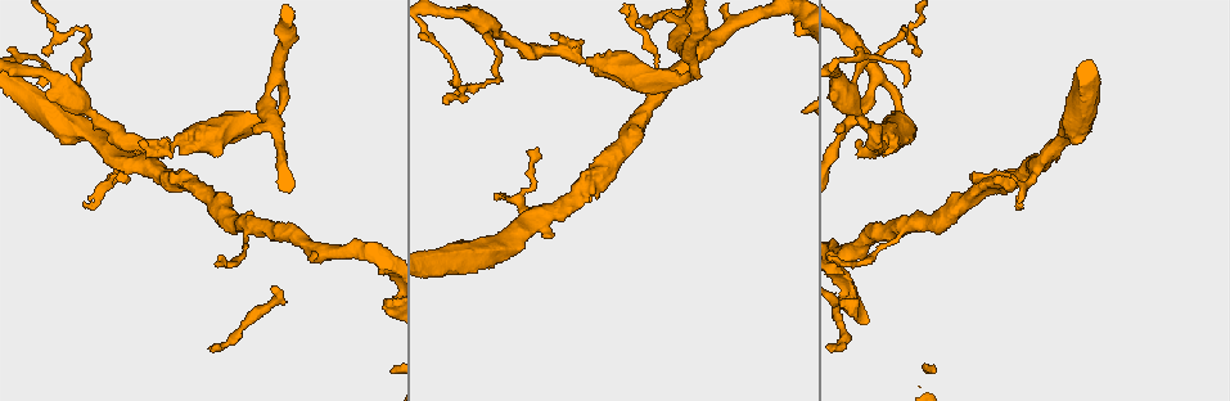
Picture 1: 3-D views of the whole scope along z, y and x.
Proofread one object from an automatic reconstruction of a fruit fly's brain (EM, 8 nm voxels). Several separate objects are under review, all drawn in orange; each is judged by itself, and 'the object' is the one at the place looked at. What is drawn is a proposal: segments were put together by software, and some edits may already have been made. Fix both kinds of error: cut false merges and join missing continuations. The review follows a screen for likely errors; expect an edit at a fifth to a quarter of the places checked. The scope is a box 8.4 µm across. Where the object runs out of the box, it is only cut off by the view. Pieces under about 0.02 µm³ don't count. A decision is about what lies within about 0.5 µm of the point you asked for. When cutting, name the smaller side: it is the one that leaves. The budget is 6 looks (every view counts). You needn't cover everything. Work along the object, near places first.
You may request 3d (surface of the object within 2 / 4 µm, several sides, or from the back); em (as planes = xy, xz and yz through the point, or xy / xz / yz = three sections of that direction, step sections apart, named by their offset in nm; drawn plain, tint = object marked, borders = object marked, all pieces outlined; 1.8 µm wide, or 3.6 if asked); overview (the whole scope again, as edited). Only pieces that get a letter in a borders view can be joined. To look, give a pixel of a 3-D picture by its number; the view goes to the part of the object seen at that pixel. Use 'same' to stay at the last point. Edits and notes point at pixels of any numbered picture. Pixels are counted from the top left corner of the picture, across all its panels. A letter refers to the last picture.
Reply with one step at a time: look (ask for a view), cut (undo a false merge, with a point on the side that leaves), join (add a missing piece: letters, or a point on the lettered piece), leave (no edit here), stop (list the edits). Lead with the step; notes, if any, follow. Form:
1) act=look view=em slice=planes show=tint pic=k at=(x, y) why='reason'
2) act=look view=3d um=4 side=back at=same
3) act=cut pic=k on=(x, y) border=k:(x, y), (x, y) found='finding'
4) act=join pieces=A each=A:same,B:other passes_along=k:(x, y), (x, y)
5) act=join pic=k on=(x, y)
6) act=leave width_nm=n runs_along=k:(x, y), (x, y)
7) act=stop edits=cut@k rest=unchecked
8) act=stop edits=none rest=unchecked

act=look view=3d um=2 pic=1 at=(1015, 204)

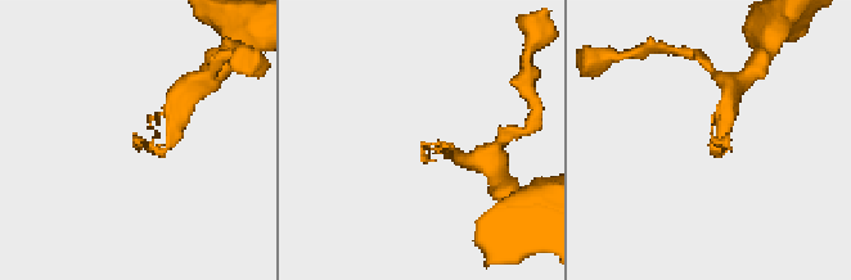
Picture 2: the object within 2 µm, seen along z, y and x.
act=look view=em slice=planes show=borders pic=2 at=(135, 138)

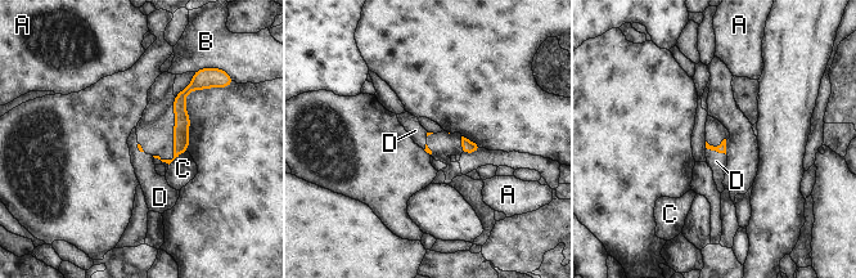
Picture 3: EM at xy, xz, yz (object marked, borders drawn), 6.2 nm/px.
act=join pieces=D each=A:other,B:other,C:other,D:same passes_along=3:(721, 148), (716, 151), (716, 161) found='it goes on there'

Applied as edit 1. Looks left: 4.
act=look view=overview why='redraw'

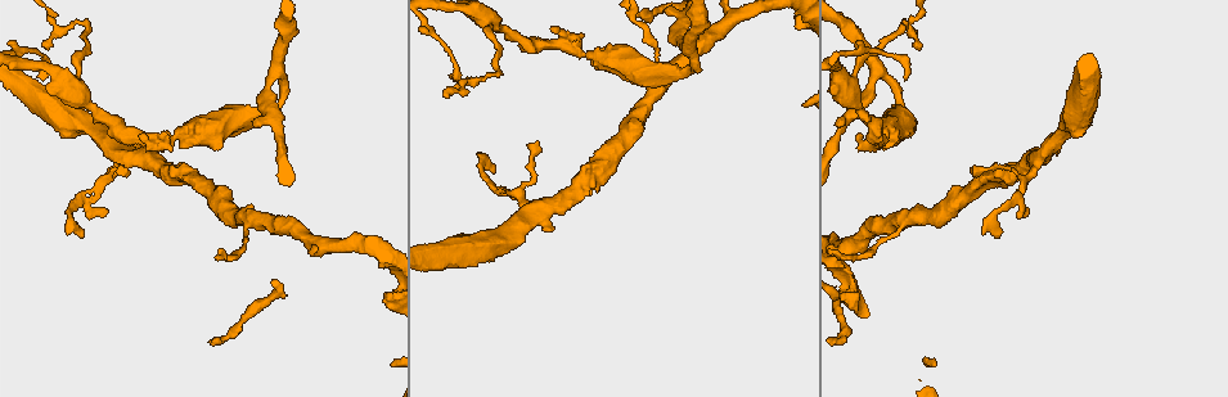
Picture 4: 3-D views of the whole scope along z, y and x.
act=look view=3d um=4 pic=4 at=(582, 55) why='narrows sharply'

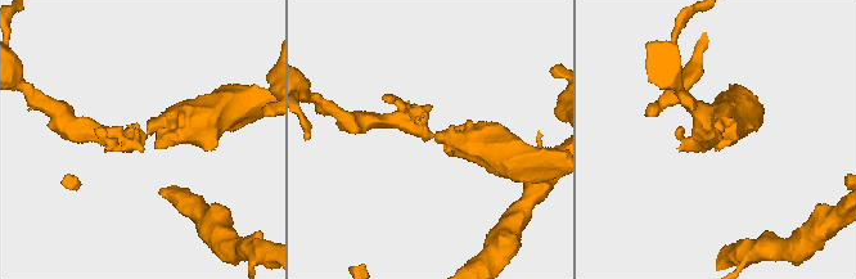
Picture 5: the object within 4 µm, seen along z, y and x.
act=look view=em slice=planes show=borders pic=5 at=(430, 139) arm_widths_nm=220,550 why='shape alone is not enough'

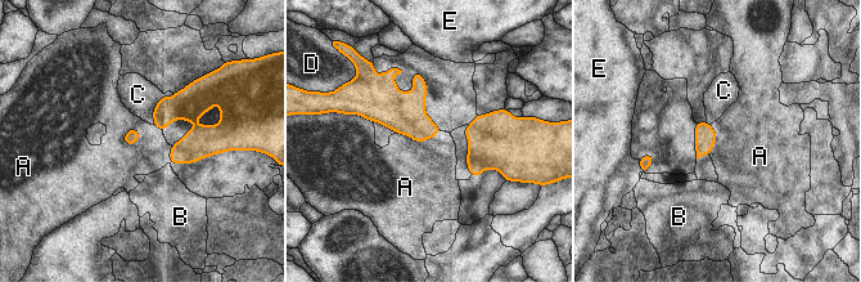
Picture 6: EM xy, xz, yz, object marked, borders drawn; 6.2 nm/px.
act=leave each=A:other,B:other,C:other,D:other,E:other border=6:(441, 130), (420, 142), (399, 134) found='one neuron here'

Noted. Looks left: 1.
act=stop edits=join@3 rest=unchecked

